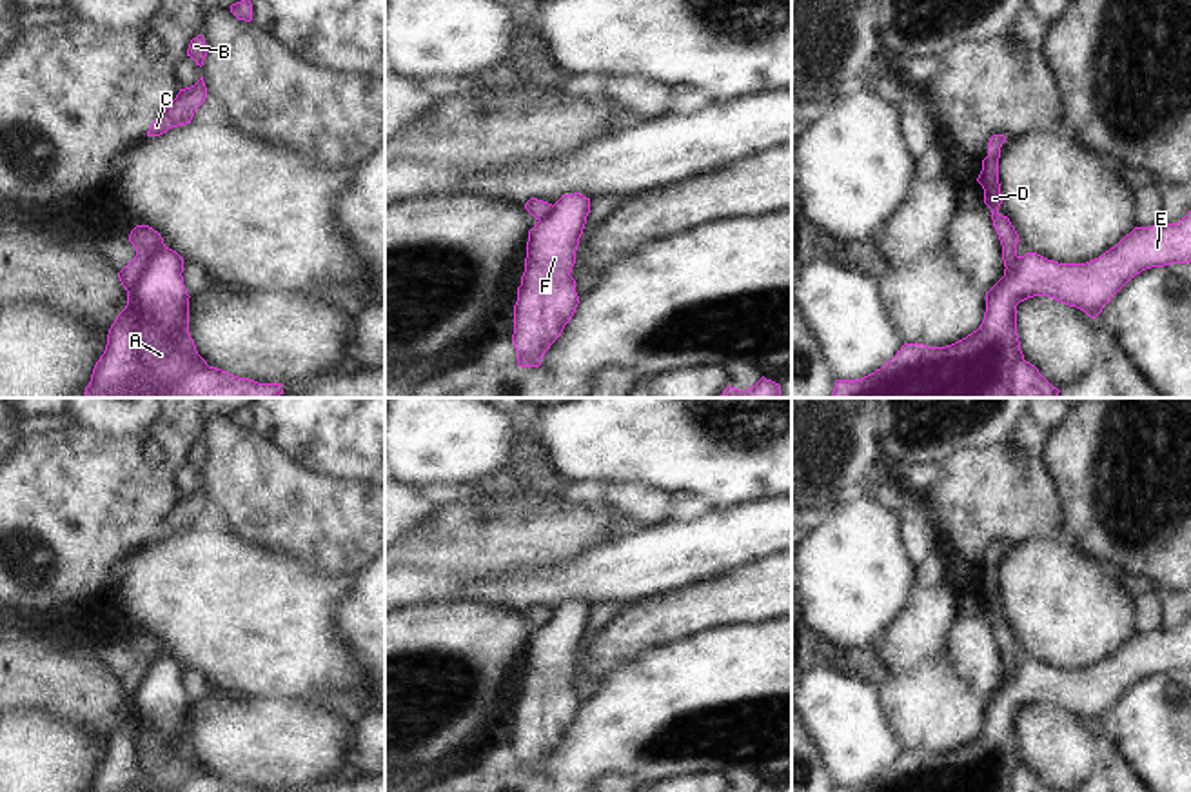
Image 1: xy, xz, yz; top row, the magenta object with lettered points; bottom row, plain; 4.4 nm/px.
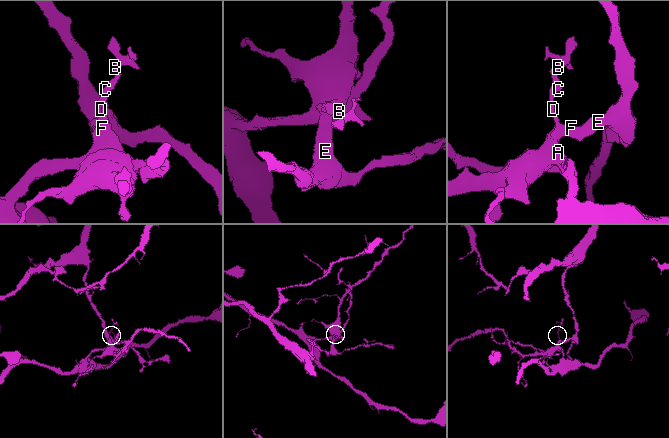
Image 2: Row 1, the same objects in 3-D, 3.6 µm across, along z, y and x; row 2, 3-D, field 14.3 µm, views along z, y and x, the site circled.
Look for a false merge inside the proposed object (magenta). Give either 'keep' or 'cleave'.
cleave

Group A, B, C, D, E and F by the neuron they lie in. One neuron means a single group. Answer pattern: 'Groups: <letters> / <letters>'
Groups: A E F / B C D.

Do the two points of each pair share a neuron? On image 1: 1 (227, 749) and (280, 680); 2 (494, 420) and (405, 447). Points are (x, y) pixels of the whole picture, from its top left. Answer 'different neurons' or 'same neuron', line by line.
1: different neurons
2: same neuron

